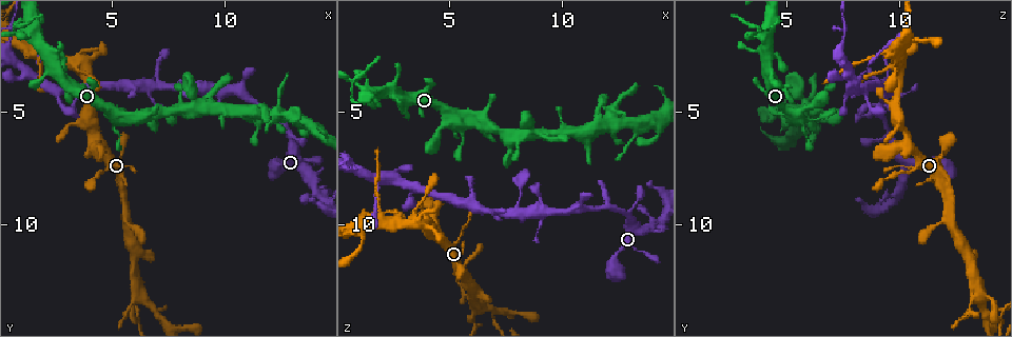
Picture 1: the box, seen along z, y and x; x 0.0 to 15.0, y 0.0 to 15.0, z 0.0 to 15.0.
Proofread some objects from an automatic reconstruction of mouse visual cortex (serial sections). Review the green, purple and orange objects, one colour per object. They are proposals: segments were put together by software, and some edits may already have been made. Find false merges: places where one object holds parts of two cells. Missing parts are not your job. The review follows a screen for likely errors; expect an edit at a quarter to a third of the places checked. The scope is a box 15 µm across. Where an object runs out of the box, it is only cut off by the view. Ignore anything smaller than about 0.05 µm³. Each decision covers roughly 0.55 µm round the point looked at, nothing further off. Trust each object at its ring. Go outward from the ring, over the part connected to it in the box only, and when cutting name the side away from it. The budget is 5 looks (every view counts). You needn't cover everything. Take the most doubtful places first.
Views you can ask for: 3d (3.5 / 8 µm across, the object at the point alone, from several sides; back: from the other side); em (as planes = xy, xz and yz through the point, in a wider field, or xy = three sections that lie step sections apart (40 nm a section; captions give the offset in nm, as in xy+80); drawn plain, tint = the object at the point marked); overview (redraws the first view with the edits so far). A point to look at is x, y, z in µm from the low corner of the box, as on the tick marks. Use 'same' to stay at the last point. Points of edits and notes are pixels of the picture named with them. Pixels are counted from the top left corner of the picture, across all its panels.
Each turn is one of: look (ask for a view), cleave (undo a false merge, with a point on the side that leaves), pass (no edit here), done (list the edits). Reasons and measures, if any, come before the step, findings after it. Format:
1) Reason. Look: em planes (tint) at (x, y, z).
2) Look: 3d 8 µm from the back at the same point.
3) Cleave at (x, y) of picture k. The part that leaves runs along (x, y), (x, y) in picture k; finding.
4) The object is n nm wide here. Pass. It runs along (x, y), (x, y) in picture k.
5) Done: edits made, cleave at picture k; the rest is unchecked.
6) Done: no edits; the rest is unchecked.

Sudden change in width. Look: 3d 8 µm at (5.8, 13.9, 14.4).

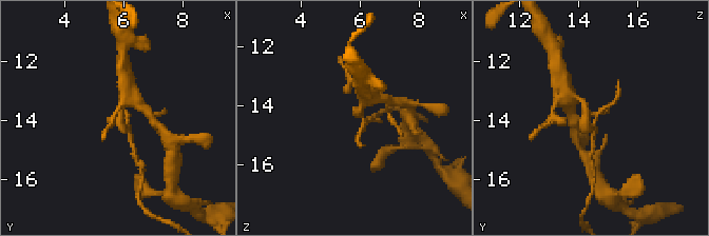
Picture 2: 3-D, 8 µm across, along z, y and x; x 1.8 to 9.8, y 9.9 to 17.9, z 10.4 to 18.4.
Closer look. Look: 3d 3.5 µm at (5.8, 14.0, 14.2).

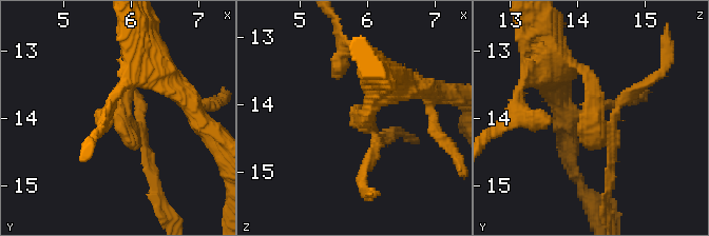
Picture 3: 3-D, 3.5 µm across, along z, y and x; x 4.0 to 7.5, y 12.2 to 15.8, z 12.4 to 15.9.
3 arms meet here; the arms are 100, 150, 150 nm wide; shape alone is not enough. Look: em xy step 1 (tint) at (5.90, 14.00, 14.30).

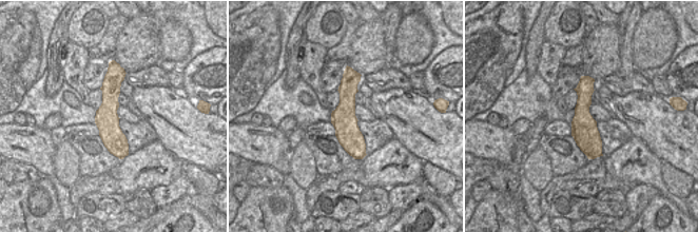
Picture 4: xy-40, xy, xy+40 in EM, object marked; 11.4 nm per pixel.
The object is 280 nm wide here. Cleave at (376, 156) of picture 3. The part that leaves runs along (372, 126), (382, 138), (398, 135) in picture 3; a second cell is stuck on.

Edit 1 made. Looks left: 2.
Thin arm on a thick one. Look: 3d 3.5 µm at (1.8, 3.8, 7.9).

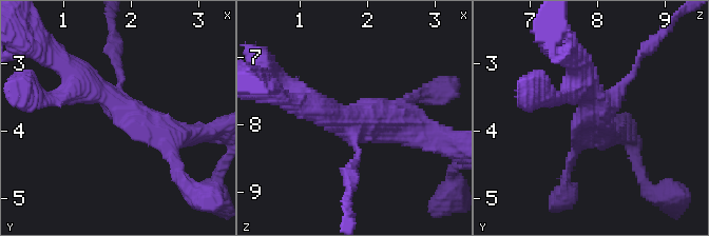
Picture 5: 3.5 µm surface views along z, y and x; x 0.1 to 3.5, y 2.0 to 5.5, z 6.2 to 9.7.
3 arms meet here; the arms are 100, 400, 400 nm wide. Look: em xy step 2 (tint) at (1.90, 3.70, 7.95).

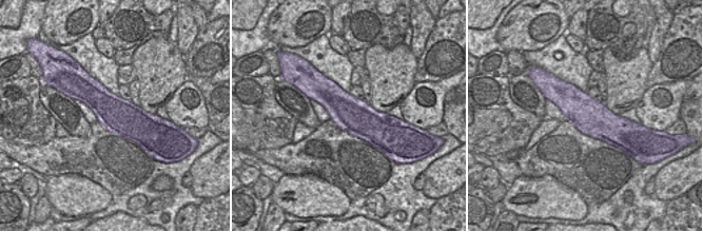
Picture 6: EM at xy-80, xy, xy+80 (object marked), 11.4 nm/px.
The object is 420 nm wide here. Pass. It runs along (546, 92), (607, 127), (628, 127) in picture 6; all the same cell.

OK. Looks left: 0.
Done: edits made, cleave at picture 3; the rest is unchecked.

